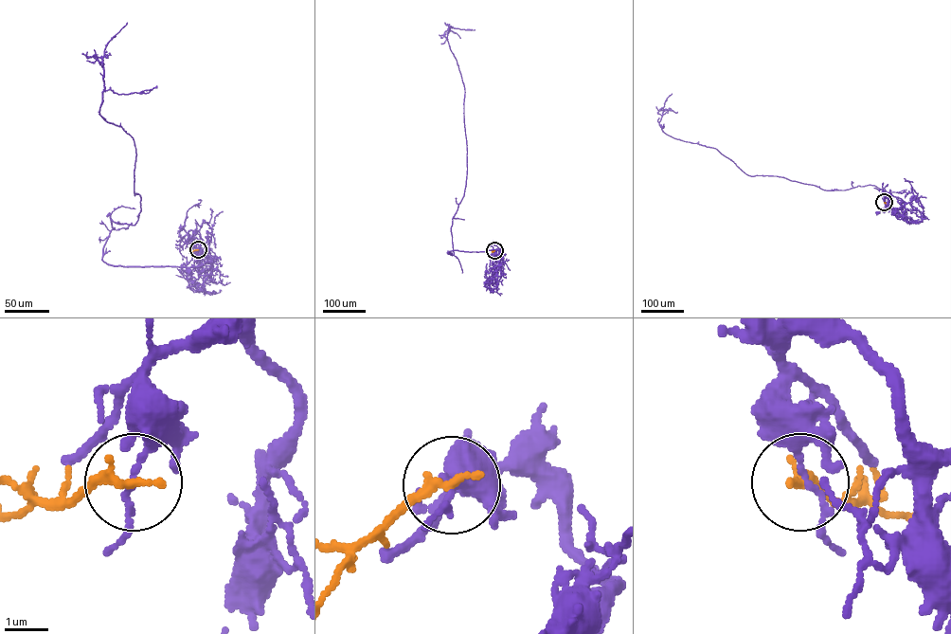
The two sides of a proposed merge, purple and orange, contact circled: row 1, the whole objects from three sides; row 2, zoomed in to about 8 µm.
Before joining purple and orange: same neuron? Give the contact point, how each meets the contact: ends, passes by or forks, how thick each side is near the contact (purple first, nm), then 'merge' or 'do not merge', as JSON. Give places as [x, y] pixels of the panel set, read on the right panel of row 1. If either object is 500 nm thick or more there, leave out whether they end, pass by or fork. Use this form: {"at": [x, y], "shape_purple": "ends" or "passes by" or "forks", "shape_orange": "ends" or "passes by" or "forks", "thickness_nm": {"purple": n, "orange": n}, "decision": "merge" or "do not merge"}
{"at": [884, 202], "shape_purple": "passes by", "shape_orange": "ends", "thickness_nm": {"purple": 130, "orange": 240}, "decision": "do not merge"}

